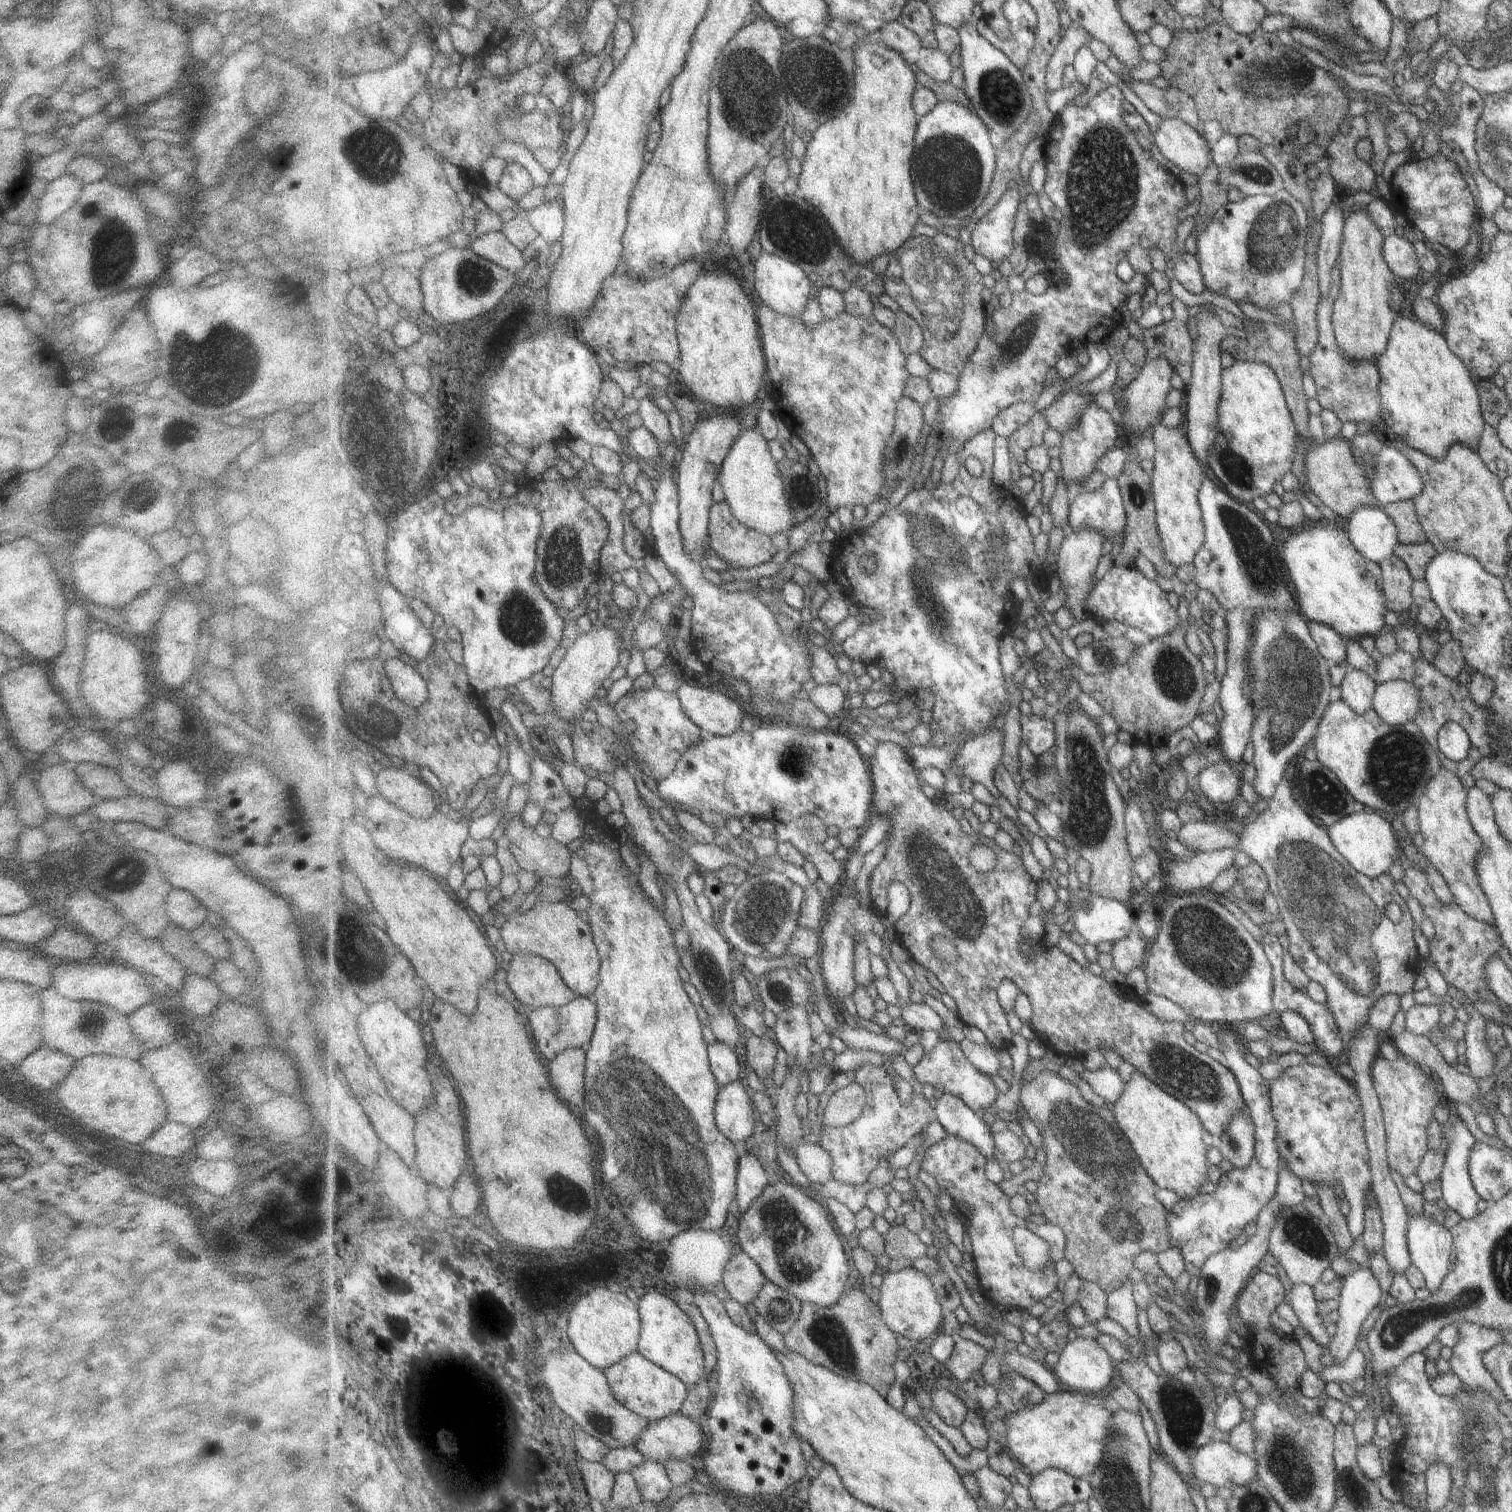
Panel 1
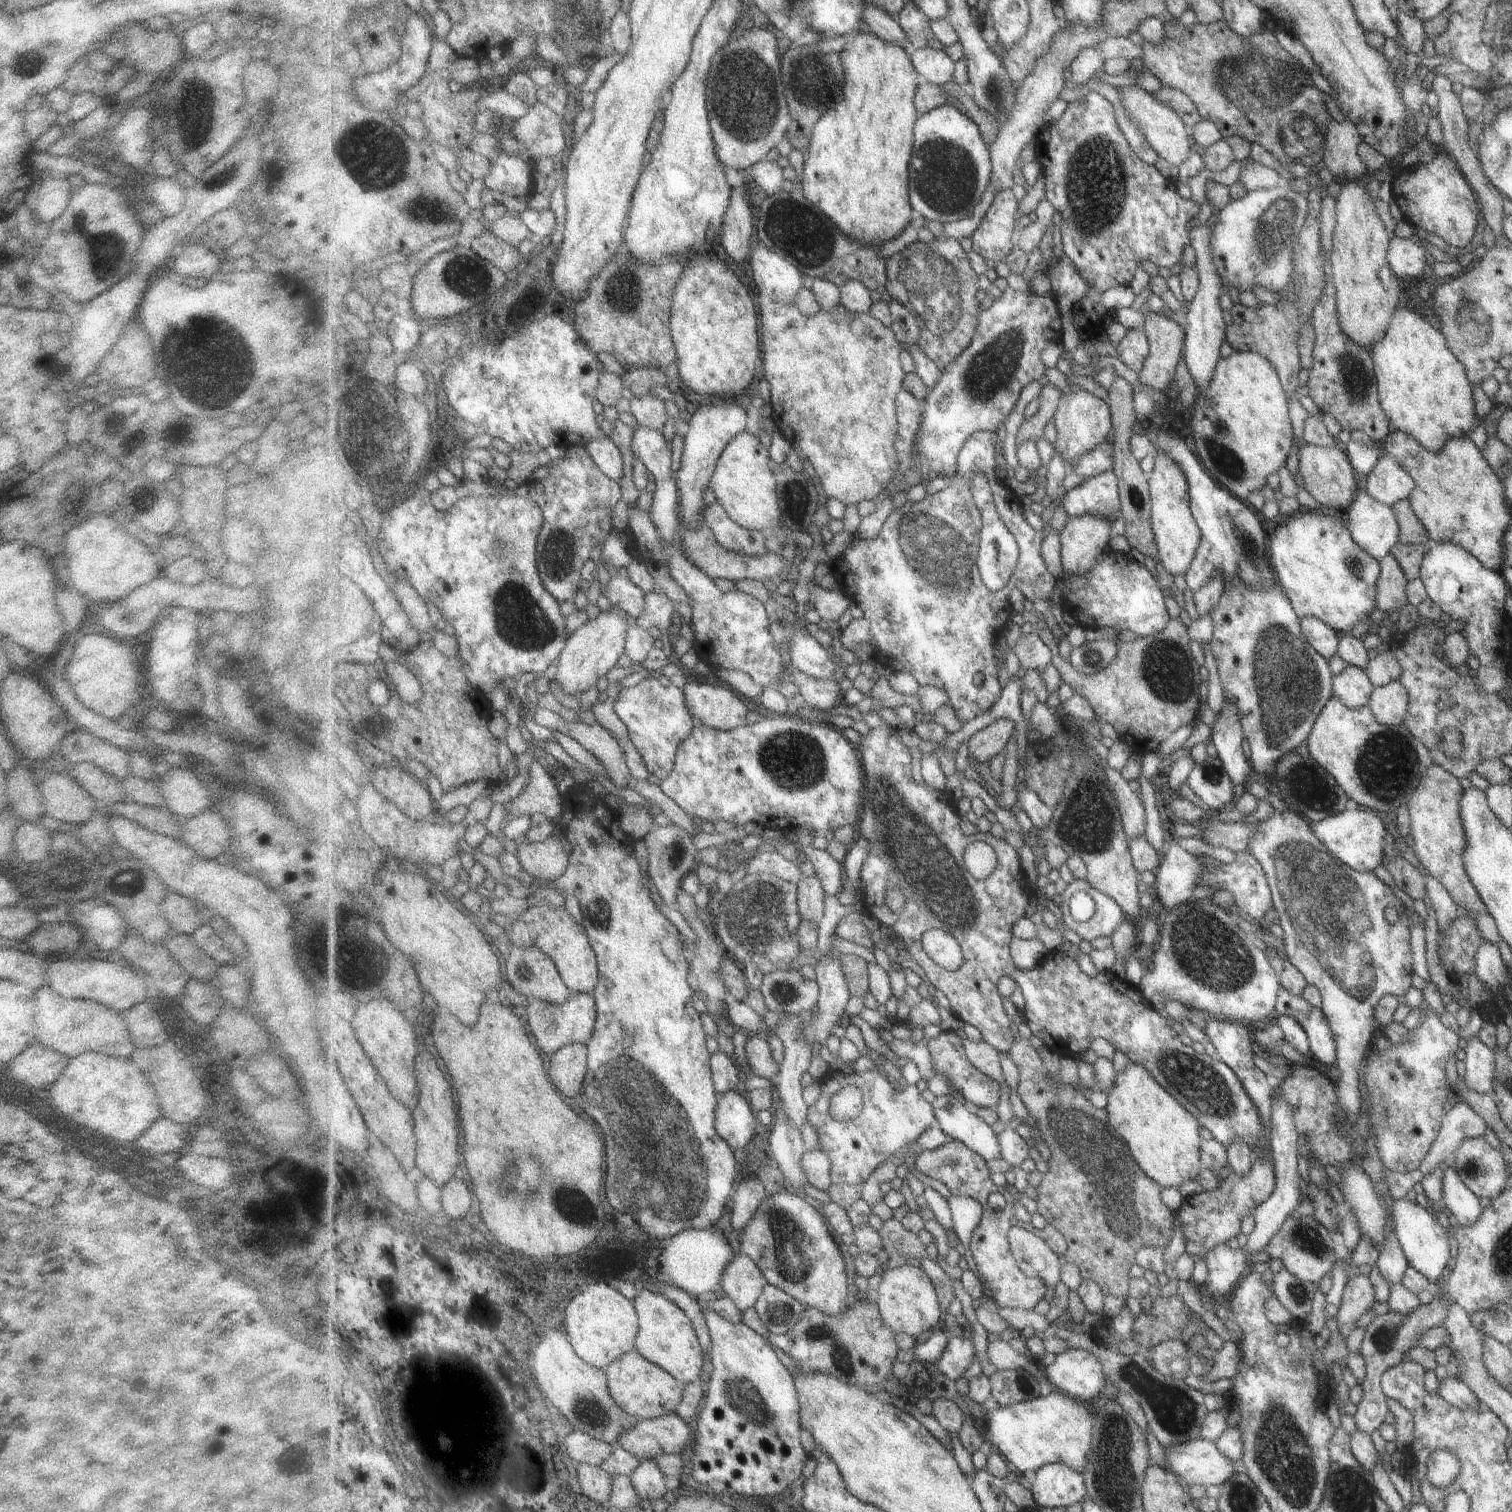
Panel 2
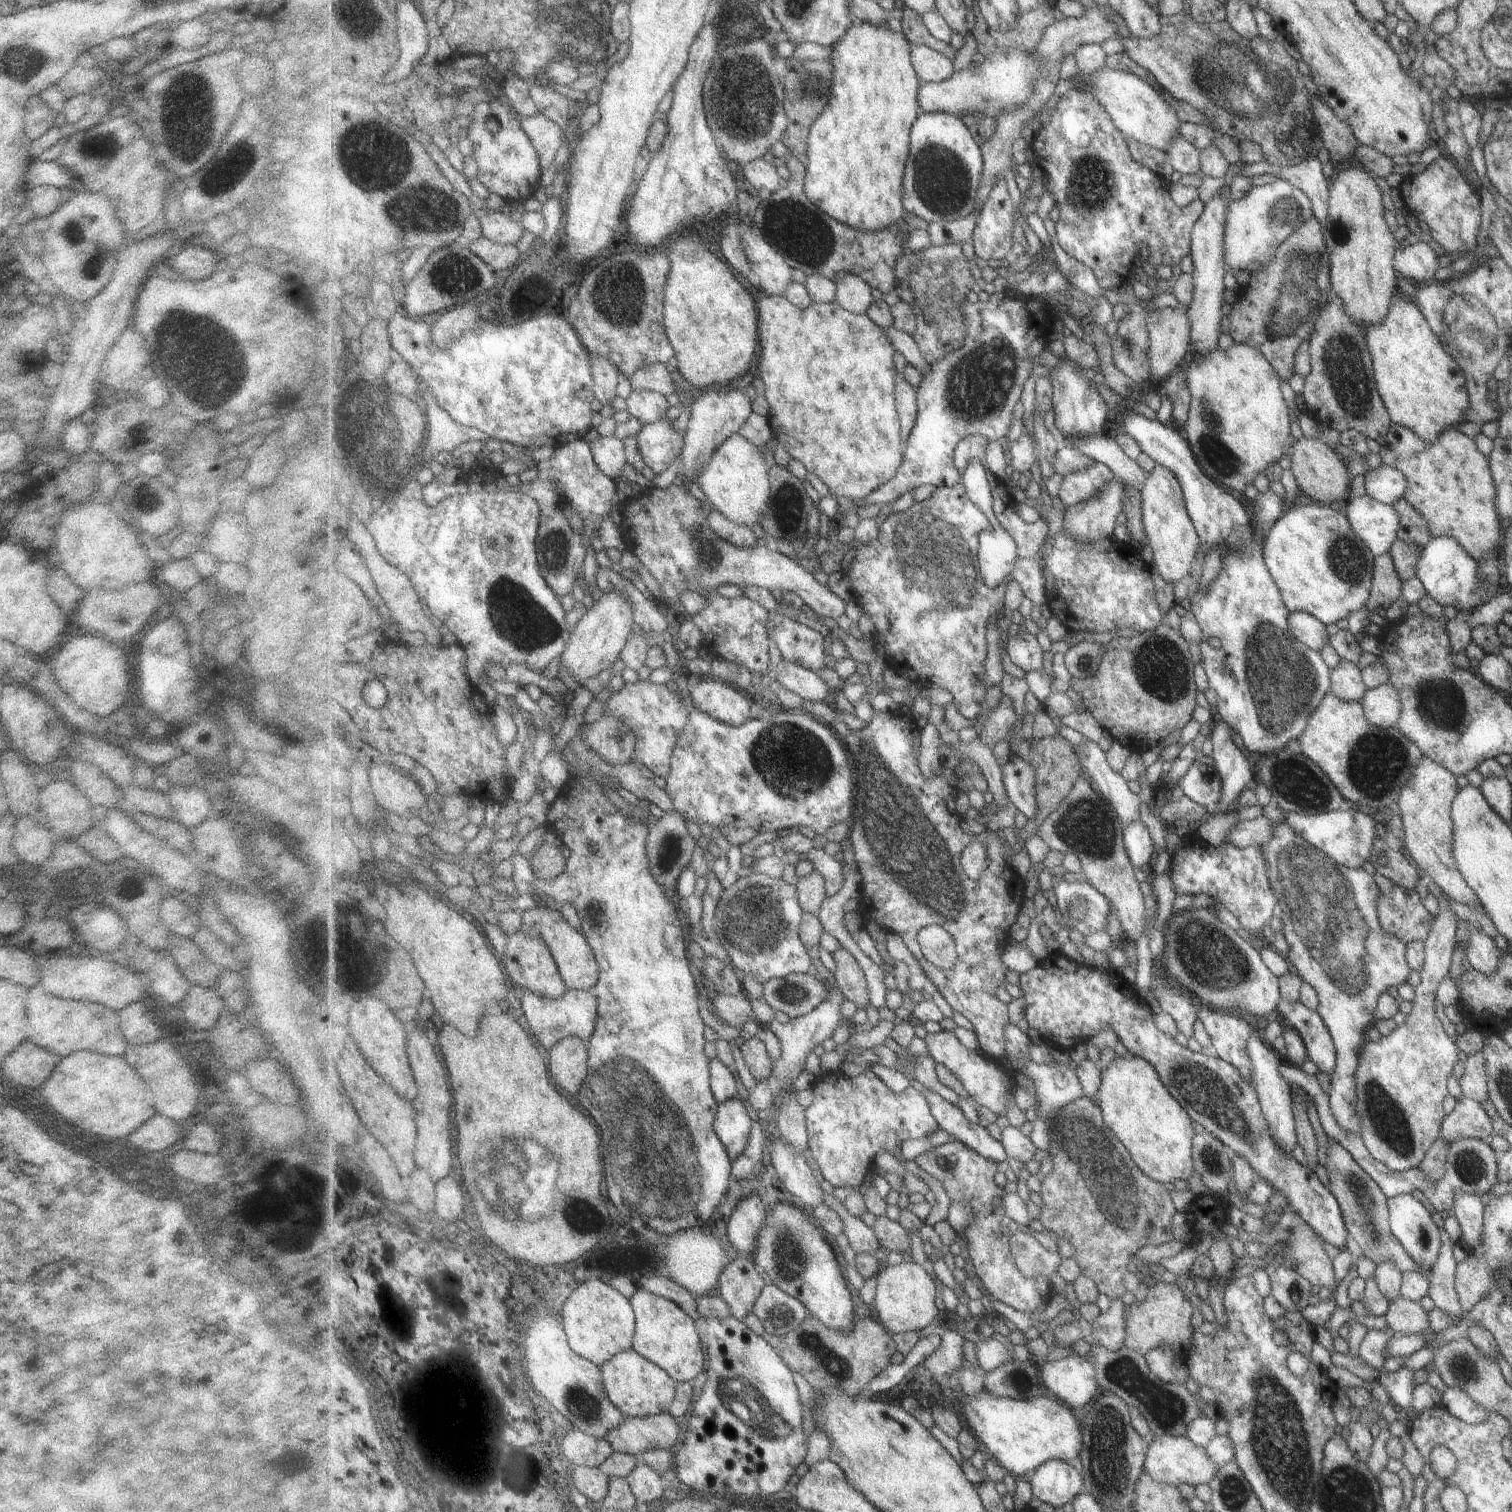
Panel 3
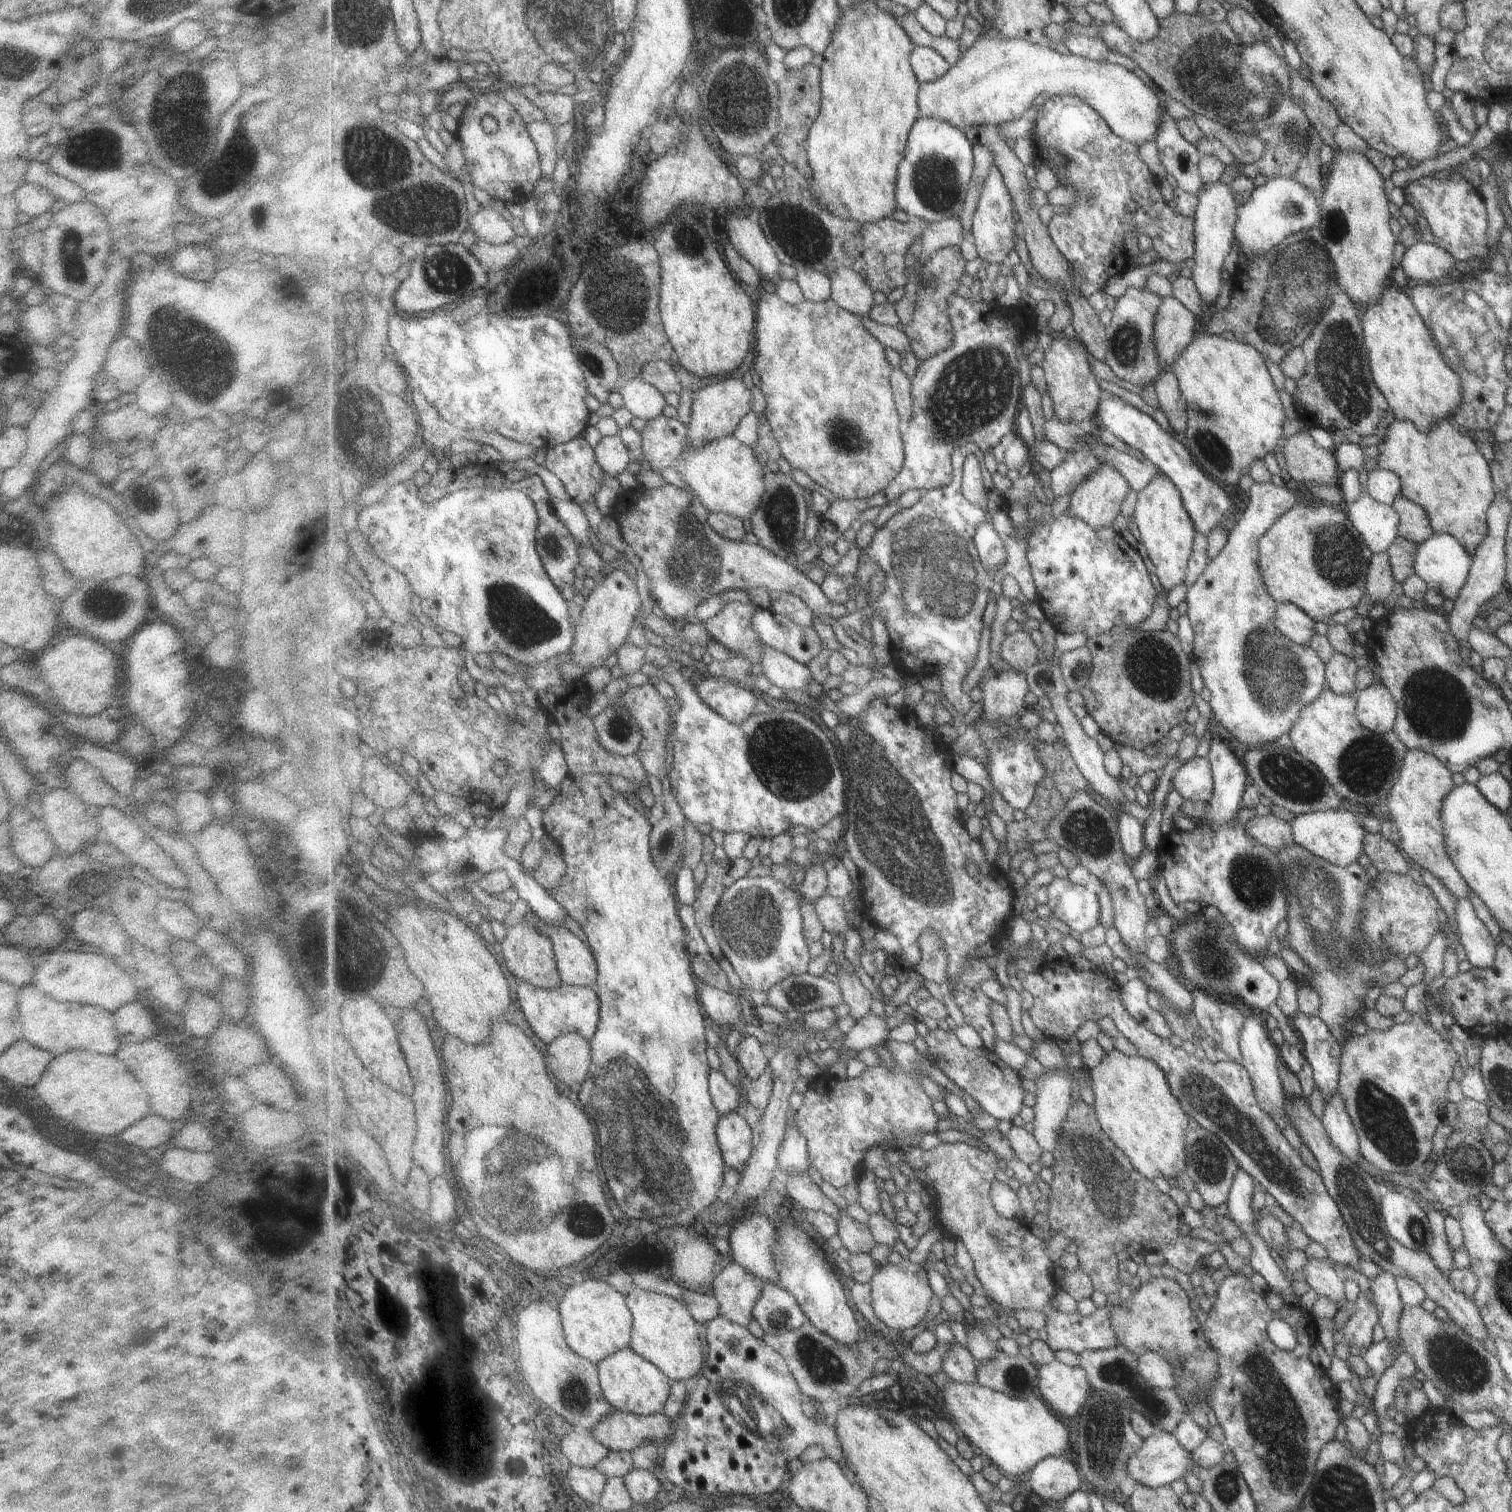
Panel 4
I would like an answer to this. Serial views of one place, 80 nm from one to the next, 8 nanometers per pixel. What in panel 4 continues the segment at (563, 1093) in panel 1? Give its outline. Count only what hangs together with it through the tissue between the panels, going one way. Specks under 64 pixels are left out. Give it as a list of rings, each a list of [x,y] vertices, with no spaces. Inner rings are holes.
[[[575,1032],[562,1034],[547,1046],[547,1064],[555,1078],[567,1086],[583,1085],[592,1062],[591,1042]]]

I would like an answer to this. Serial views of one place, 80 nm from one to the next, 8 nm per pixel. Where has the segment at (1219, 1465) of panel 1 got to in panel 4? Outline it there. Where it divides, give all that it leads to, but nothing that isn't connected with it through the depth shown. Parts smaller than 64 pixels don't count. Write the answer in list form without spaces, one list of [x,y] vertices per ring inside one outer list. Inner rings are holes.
[[[1159,1431],[1156,1435],[1147,1438],[1141,1444],[1139,1452],[1133,1454],[1131,1458],[1127,1458],[1127,1460],[1129,1462],[1125,1466],[1125,1472],[1129,1474],[1129,1478],[1134,1480],[1136,1485],[1143,1484],[1143,1486],[1149,1486],[1151,1488],[1159,1488],[1169,1485],[1171,1482],[1175,1482],[1175,1480],[1183,1479],[1183,1476],[1187,1472],[1200,1477],[1204,1474],[1203,1470],[1197,1466],[1197,1462],[1193,1460],[1191,1452],[1187,1448],[1183,1448],[1179,1444],[1179,1440],[1173,1438],[1171,1433]]]

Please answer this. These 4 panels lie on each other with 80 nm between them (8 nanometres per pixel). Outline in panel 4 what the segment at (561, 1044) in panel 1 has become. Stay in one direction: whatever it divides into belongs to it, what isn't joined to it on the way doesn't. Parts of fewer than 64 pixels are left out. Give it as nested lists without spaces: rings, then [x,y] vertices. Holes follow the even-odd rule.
[[[516,978],[516,996],[531,1029],[546,1044],[569,1032],[591,1039],[598,1030],[600,1001],[594,985],[571,985],[563,983],[552,989],[542,989],[530,982]]]

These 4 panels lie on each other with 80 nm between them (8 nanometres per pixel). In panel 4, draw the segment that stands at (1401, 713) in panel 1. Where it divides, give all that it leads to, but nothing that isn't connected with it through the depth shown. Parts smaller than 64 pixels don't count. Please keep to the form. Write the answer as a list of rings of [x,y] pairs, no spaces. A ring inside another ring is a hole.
[[[1380,683],[1357,691],[1354,698],[1353,714],[1365,730],[1379,735],[1392,732],[1397,715],[1395,702]]]

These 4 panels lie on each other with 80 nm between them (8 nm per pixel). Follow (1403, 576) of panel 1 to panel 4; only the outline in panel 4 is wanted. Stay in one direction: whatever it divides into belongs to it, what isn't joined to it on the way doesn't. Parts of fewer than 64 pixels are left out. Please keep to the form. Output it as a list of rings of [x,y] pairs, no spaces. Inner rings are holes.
[[[1387,551],[1372,553],[1369,558],[1365,580],[1363,580],[1363,594],[1369,606],[1383,604],[1383,600],[1393,592],[1395,580],[1391,576]]]

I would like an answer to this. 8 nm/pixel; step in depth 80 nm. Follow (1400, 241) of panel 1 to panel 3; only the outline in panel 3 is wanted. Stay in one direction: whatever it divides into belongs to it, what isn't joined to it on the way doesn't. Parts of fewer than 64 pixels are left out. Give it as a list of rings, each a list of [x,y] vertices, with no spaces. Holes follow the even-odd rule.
[[[1410,239],[1405,245],[1396,245],[1392,265],[1397,275],[1415,284],[1433,281],[1433,273],[1439,268],[1437,255],[1425,242]]]

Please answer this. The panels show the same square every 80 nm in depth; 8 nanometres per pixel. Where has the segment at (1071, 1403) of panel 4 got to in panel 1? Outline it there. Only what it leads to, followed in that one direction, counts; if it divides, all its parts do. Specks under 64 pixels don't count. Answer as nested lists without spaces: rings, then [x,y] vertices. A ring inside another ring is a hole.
[[[1090,1337],[1073,1338],[1071,1342],[1059,1354],[1059,1358],[1053,1370],[1061,1381],[1062,1388],[1067,1391],[1075,1391],[1085,1394],[1106,1393],[1111,1380],[1117,1374],[1116,1361],[1109,1356],[1109,1352]]]

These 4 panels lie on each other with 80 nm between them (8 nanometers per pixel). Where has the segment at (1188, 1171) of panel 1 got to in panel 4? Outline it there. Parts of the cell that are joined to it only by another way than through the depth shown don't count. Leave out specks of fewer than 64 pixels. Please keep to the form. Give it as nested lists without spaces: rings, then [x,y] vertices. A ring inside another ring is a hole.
[[[1113,1048],[1111,1052],[1105,1052],[1089,1075],[1093,1082],[1098,1122],[1135,1168],[1151,1180],[1184,1174],[1190,1116],[1171,1091],[1165,1072],[1145,1056],[1129,1056]]]

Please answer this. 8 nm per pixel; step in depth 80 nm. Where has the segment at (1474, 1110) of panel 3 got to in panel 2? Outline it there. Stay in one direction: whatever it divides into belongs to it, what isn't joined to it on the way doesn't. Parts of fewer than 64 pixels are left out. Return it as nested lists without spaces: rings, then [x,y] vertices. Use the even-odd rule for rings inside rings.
[[[1453,1099],[1450,1110],[1444,1111],[1433,1142],[1427,1154],[1418,1164],[1422,1176],[1435,1170],[1439,1162],[1447,1161],[1454,1154],[1460,1143],[1469,1137],[1484,1134],[1486,1124],[1466,1102]]]

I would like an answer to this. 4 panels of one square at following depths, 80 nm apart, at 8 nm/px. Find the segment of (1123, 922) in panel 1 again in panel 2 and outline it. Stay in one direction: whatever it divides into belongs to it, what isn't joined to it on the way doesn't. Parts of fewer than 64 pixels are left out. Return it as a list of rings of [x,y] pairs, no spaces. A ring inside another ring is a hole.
[[[1087,879],[1072,880],[1061,893],[1061,910],[1065,911],[1065,916],[1069,914],[1071,896],[1077,894],[1079,890],[1085,890],[1087,894],[1091,894],[1095,906],[1091,917],[1086,921],[1076,922],[1076,929],[1073,931],[1089,943],[1099,937],[1113,938],[1118,928],[1129,918],[1126,918],[1126,912],[1122,909],[1122,906],[1119,906],[1110,896],[1091,886]]]

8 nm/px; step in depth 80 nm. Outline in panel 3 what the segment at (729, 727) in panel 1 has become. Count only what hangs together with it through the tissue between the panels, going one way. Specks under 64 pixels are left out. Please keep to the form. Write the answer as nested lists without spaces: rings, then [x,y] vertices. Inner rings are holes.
[[[719,678],[693,679],[688,689],[689,699],[694,700],[703,712],[721,722],[741,726],[750,719],[753,702],[745,696],[745,692],[729,682]]]

